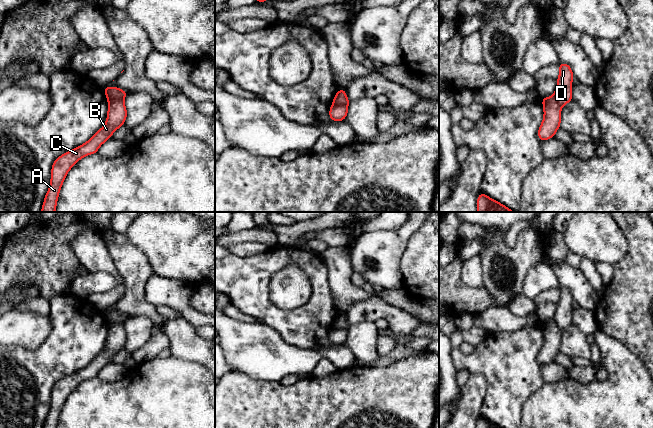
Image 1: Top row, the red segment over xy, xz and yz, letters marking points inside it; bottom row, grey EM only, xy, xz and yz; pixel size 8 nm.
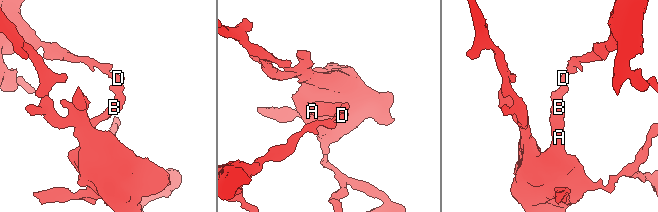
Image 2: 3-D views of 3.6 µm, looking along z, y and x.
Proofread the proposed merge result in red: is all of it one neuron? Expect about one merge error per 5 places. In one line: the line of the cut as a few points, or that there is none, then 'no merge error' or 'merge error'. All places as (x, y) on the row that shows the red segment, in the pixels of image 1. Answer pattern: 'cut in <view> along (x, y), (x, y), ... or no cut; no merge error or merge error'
cut in xy along (123, 99), (111, 99), (108, 102); merge error

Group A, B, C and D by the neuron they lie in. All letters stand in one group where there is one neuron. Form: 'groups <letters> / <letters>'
groups A B C / D

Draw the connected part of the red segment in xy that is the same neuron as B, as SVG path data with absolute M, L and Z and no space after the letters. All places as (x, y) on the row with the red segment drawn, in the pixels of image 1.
M124 100L108 102L105 125L86 143L59 156L51 169L50 187L45 195L41 212L55 212L61 186L69 170L83 157L97 153L99 147L111 138L113 132L124 125L127 109Z

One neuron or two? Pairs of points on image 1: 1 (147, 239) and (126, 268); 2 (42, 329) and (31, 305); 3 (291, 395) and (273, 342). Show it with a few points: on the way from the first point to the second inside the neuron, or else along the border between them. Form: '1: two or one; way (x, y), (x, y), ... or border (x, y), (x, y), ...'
1: two; border (123, 234), (144, 253), (152, 268)
2: two; border (14, 308), (28, 309), (48, 315)
3: two; border (255, 379), (278, 382)

